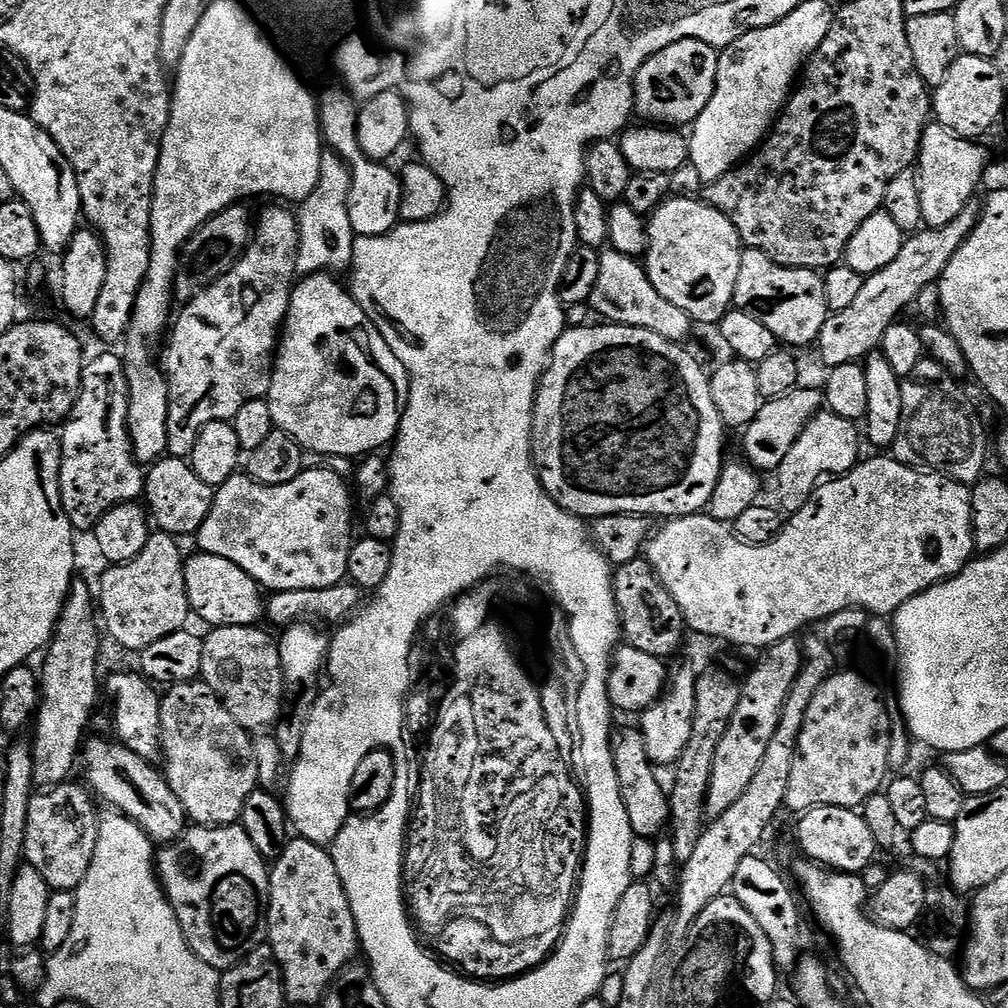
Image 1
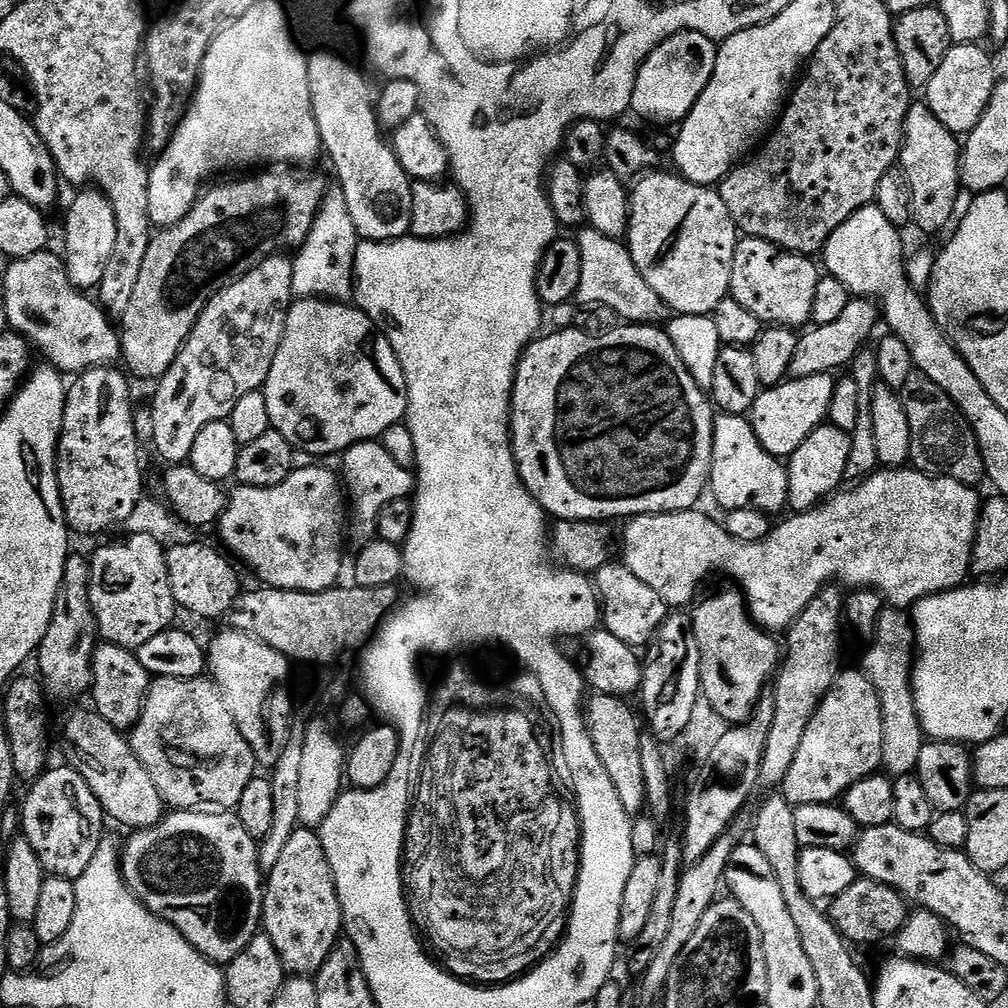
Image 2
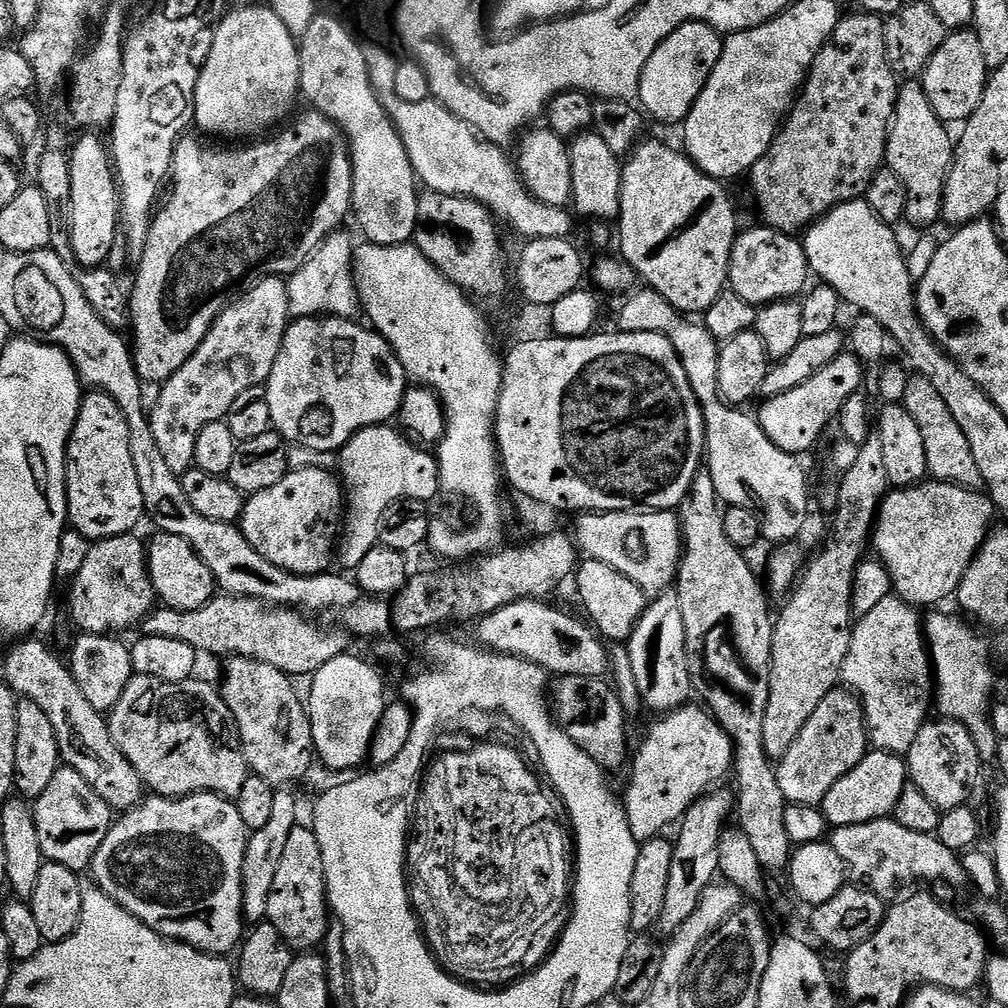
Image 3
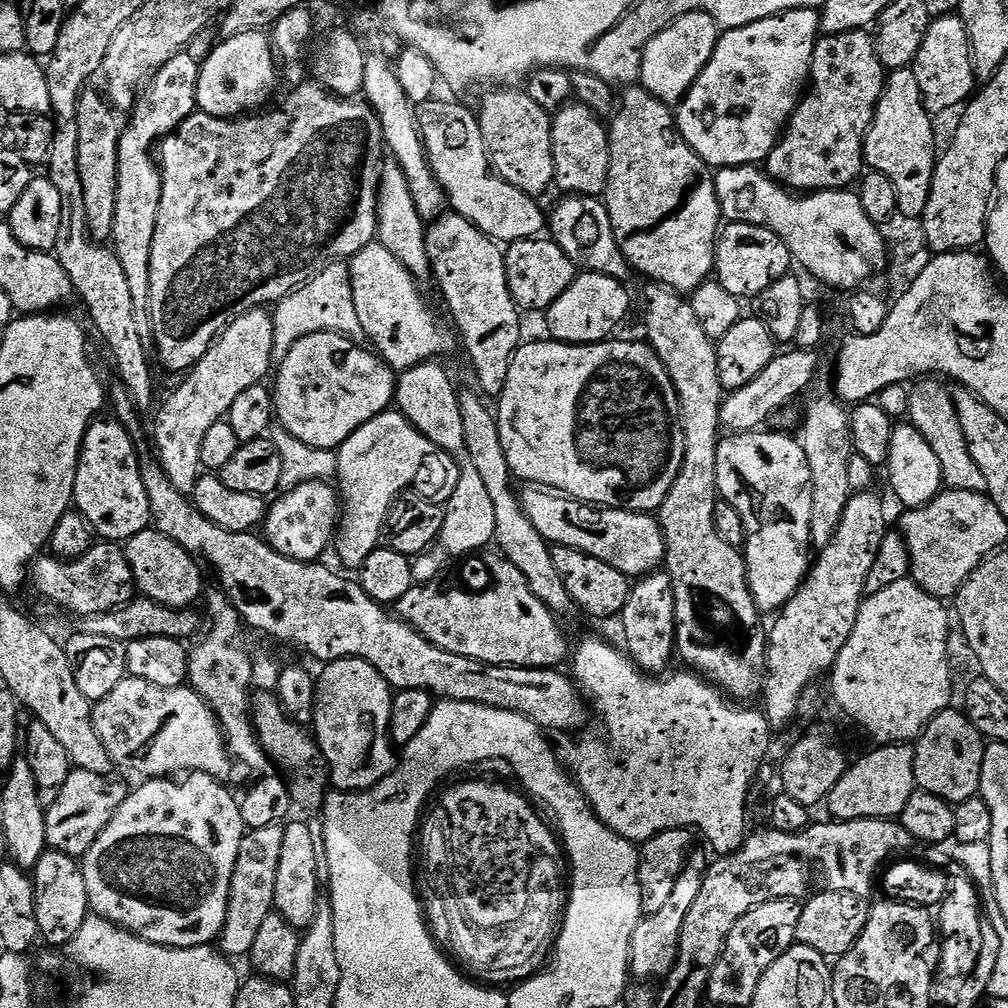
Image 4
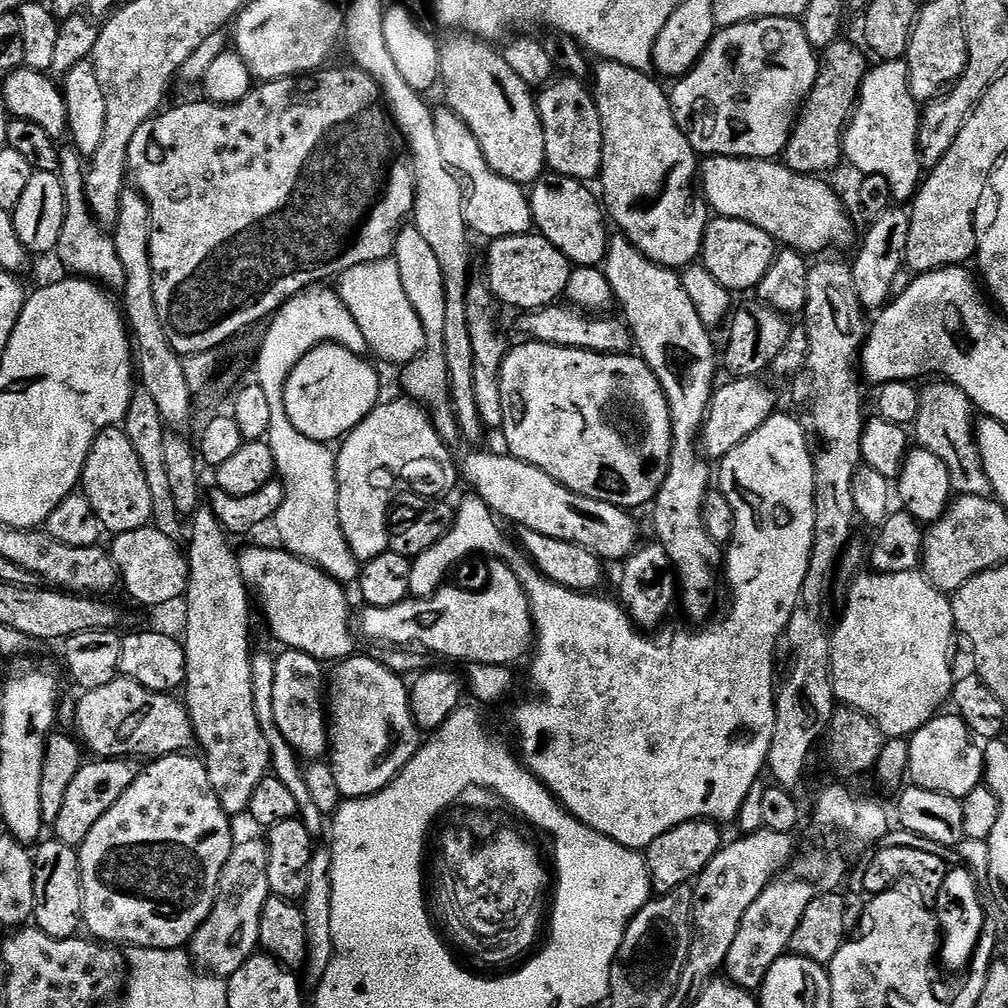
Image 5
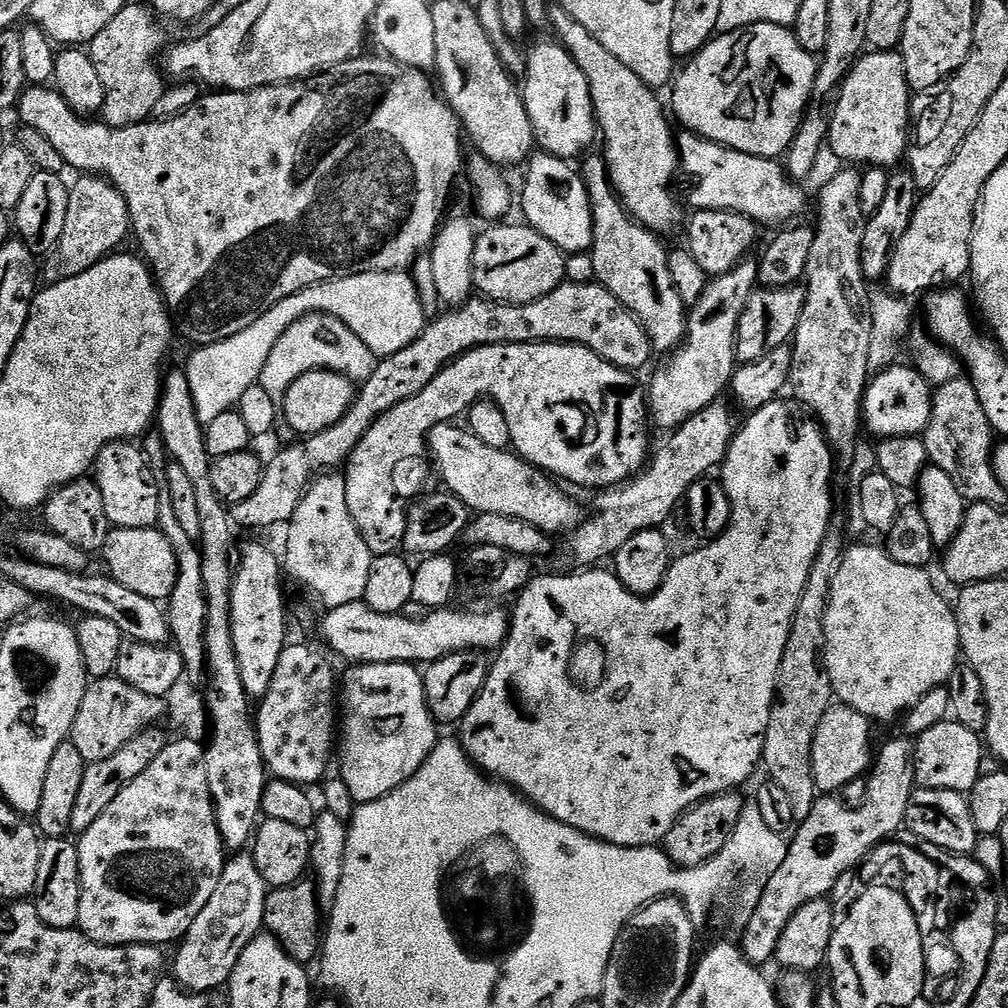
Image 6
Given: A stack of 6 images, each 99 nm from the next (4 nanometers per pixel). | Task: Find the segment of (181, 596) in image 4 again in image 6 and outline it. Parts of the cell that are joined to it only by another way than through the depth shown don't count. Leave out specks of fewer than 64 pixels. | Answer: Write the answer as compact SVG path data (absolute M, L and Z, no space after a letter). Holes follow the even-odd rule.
M158 527L112 528L102 549L103 556L104 564L108 567L105 568L107 575L122 582L122 586L130 586L130 590L142 594L142 598L167 602L174 594L174 582L178 582L178 558L174 558L174 548L170 546Z

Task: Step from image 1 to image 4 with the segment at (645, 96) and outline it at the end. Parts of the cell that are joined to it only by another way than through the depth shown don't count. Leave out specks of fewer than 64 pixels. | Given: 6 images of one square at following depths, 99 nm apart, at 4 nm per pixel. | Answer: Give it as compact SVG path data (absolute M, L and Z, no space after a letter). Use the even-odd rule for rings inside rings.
M688 12L666 26L644 47L639 83L663 104L679 105L710 62L718 46L722 29L708 12Z

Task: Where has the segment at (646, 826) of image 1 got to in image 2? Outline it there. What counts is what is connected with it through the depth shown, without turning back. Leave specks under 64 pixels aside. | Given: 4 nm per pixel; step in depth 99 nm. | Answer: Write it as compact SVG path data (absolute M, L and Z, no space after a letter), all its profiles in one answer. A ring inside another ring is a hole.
M599 694L593 697L593 700L591 697L586 704L586 723L594 742L594 750L598 750L598 758L602 758L602 766L606 766L606 774L610 774L610 782L614 782L614 790L618 790L618 798L622 798L622 806L629 816L639 817L645 811L647 802L646 778L643 777L642 751L639 742L642 731L641 717L638 712L636 717L636 712L628 705L627 699Z

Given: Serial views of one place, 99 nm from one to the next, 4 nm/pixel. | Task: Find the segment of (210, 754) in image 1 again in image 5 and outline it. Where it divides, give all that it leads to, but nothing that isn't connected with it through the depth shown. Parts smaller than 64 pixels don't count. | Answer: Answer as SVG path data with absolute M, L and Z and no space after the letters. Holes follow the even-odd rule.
M117 678L106 686L87 689L83 695L76 704L74 724L80 727L79 739L89 753L93 752L93 757L159 758L174 756L193 747L192 720L187 707L175 695L151 692L127 678Z

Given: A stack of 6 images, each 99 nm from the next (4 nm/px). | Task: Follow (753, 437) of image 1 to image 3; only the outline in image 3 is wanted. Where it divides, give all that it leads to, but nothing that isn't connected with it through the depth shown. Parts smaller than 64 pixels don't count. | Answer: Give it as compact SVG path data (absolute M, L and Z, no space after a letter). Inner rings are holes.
M841 354L826 365L821 372L814 374L796 389L786 390L781 396L771 397L768 404L766 431L770 442L790 455L799 457L800 452L808 452L820 440L820 435L828 428L828 423L840 415L842 406L850 394L861 391L864 382L864 369L860 360L852 354Z

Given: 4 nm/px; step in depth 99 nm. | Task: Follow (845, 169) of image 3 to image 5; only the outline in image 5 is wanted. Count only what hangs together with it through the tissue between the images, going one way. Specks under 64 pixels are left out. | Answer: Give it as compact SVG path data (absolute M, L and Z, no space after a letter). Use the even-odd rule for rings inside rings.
M840 38L829 48L823 49L816 81L804 98L796 117L796 126L782 153L783 163L792 172L819 177L824 174L820 172L828 172L842 164L842 135L846 118L851 117L854 111L854 98L859 97L864 76L870 67L865 49L859 43L856 44Z

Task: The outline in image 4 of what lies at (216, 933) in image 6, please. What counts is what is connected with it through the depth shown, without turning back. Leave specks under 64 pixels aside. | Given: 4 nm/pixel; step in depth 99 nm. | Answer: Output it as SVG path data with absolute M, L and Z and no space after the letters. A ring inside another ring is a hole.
M280 824L249 829L239 846L238 862L235 863L234 874L231 875L226 922L218 941L221 951L230 958L242 955L245 957L251 953L263 919L274 910L274 887L279 859L282 856L284 829Z

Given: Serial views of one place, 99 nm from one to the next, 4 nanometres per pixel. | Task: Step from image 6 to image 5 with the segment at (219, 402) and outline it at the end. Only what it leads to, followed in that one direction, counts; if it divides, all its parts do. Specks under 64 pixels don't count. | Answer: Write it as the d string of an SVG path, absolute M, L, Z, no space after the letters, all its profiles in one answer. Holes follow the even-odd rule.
M388 262L359 264L339 277L338 291L342 302L354 314L362 338L366 338L371 355L404 366L422 349L422 322L403 290L399 270Z

